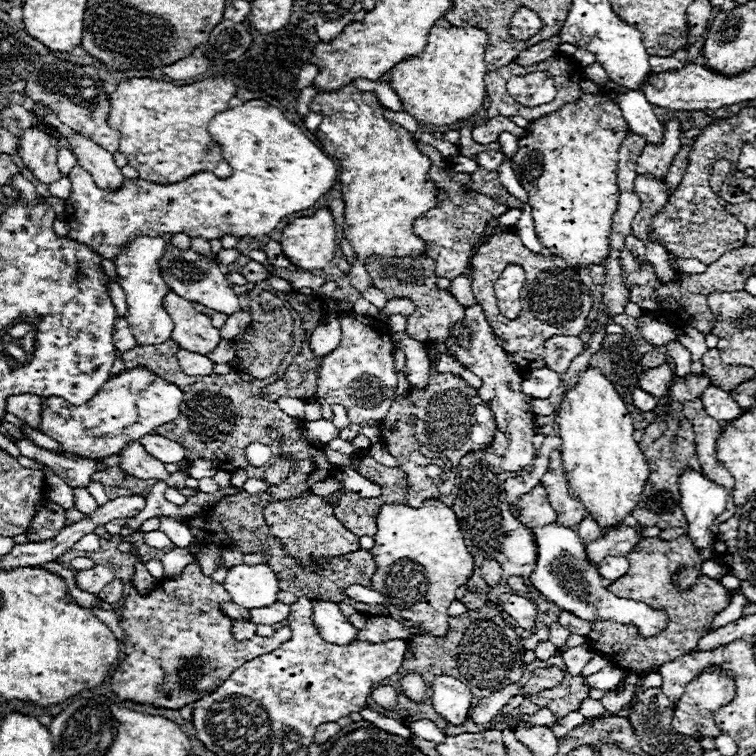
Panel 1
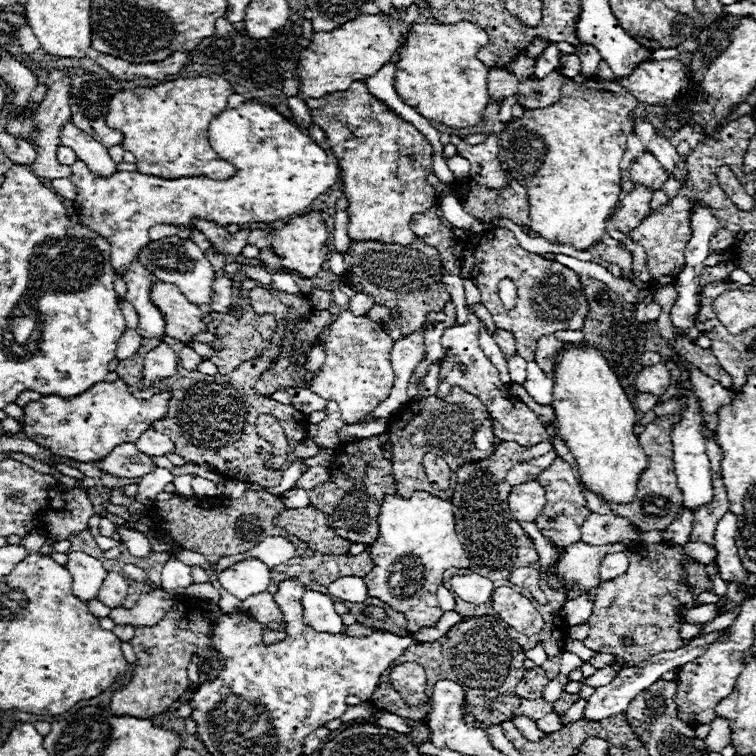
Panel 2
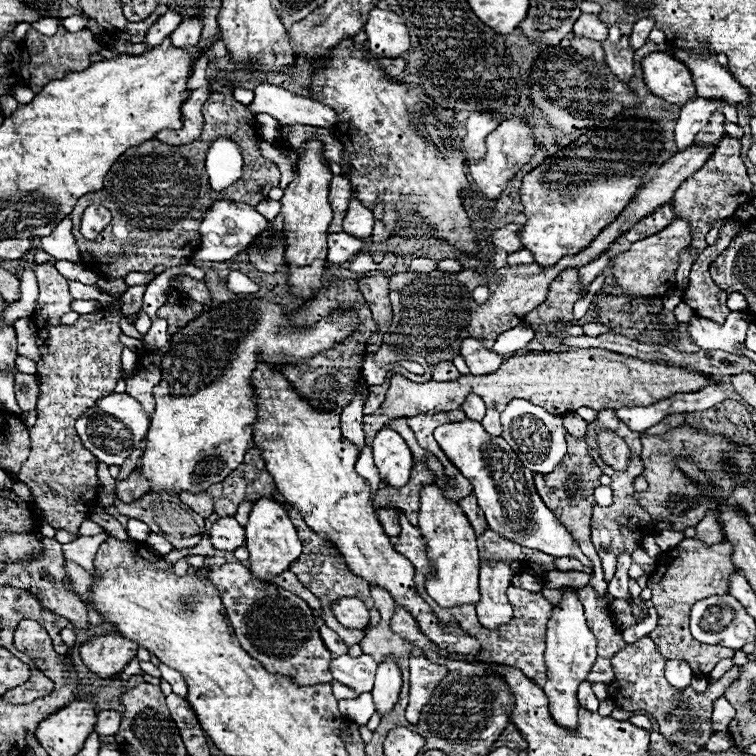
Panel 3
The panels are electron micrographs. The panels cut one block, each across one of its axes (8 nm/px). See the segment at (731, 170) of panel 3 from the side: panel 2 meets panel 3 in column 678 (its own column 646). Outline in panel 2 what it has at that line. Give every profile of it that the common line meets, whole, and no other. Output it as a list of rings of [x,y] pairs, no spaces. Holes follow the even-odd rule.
[[[640,184],[634,186],[634,190],[620,200],[620,208],[616,208],[616,212],[612,214],[610,226],[624,234],[632,232],[644,218],[648,218],[652,196],[654,190]]]

